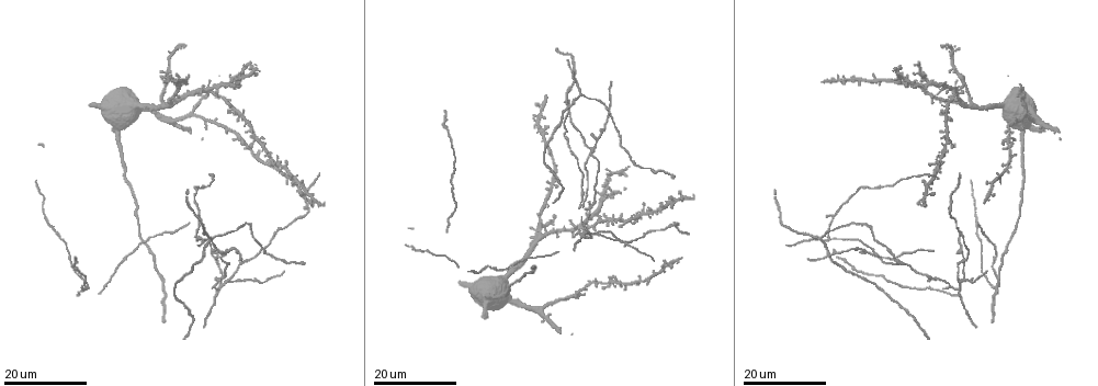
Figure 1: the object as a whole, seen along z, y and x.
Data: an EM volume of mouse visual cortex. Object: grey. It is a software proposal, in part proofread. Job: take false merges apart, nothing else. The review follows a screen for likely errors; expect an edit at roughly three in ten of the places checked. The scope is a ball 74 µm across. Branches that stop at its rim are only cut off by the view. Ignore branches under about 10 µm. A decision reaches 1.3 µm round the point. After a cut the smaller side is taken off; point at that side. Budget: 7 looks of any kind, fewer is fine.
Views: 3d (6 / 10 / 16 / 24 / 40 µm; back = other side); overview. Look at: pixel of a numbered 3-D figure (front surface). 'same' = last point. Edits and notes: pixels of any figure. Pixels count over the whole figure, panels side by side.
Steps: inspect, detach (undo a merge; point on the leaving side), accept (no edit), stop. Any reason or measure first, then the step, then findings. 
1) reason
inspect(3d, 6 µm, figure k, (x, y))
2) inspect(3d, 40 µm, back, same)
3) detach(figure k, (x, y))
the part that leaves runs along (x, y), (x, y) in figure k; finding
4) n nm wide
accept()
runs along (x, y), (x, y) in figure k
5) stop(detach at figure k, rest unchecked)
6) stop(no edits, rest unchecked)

inspect(3d, 24 µm, figure 1, (579, 83))

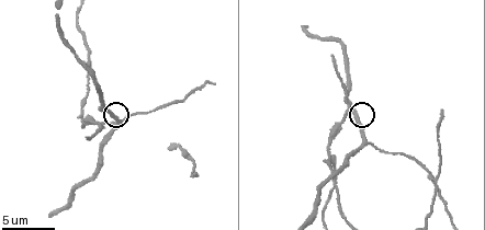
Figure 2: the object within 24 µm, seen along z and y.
zoom in
inspect(3d, 6 µm, figure 2, (112, 111))

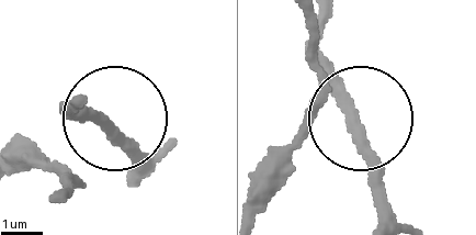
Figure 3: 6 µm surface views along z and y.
230 nm wide
accept()
one neuron here

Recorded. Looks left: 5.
inspect(3d, 6 µm, figure 2, (328, 164))

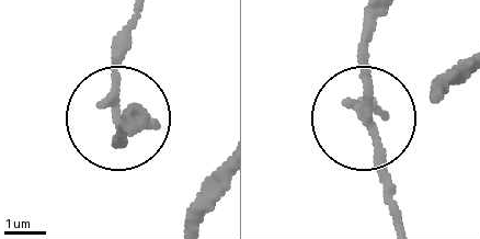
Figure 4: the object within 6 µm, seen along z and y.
inspect(3d, 6 µm, back, figure 4, (363, 109))

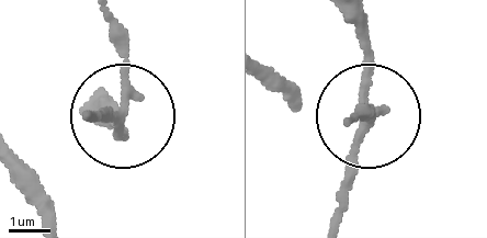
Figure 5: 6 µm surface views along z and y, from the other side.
side arm 39 µm
accept()
continuous, no second neuron

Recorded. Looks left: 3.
arms part here
inspect(3d, 24 µm, figure 1, (592, 154))

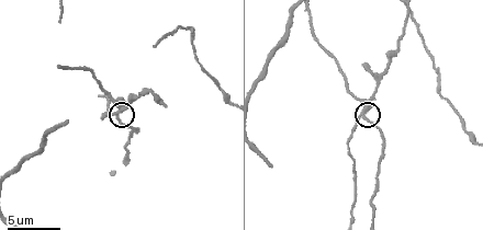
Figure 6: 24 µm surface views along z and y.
inspect(3d, 6 µm, figure 6, (117, 116))

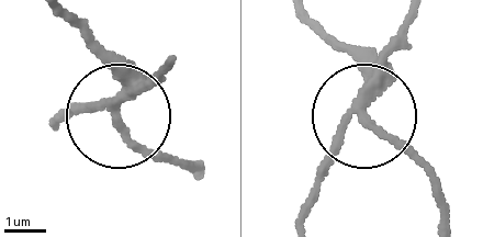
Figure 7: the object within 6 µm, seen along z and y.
3 arms
detach(figure 7, (92, 104))
the part that leaves runs along (372, 83), (406, 13) in figure 7; two neurons meet here

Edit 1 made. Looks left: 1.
stop(detach at figure 7, rest unchecked)

